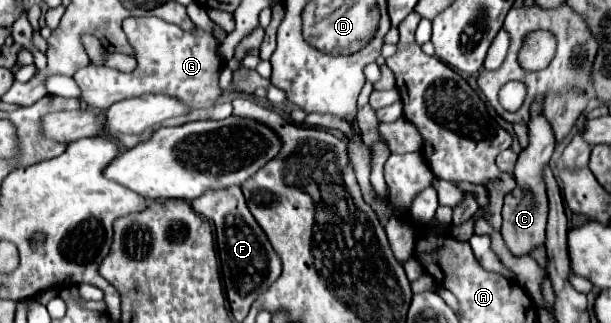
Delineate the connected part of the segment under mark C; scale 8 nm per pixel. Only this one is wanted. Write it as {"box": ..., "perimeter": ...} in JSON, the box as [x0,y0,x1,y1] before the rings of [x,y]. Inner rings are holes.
{"box":[502,102,554,256],"perimeter":[[[540,102],[532,106],[532,120],[528,124],[530,132],[530,146],[520,154],[514,178],[516,178],[516,188],[504,196],[504,206],[502,206],[502,238],[506,246],[512,250],[514,256],[526,256],[530,250],[536,246],[544,244],[544,230],[546,230],[546,216],[548,216],[548,198],[546,198],[546,186],[540,176],[542,168],[548,164],[552,152],[554,152],[554,132],[550,124],[546,122],[542,114]]]}

